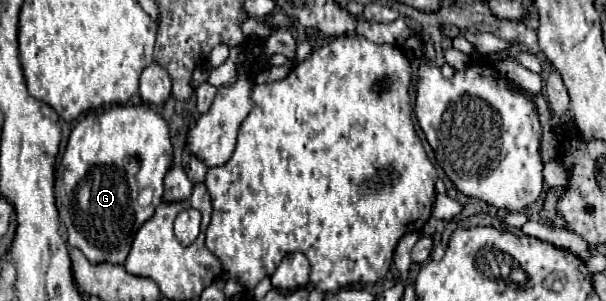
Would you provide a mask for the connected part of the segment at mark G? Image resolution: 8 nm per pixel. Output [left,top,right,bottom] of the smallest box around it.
[55,104,174,264]

